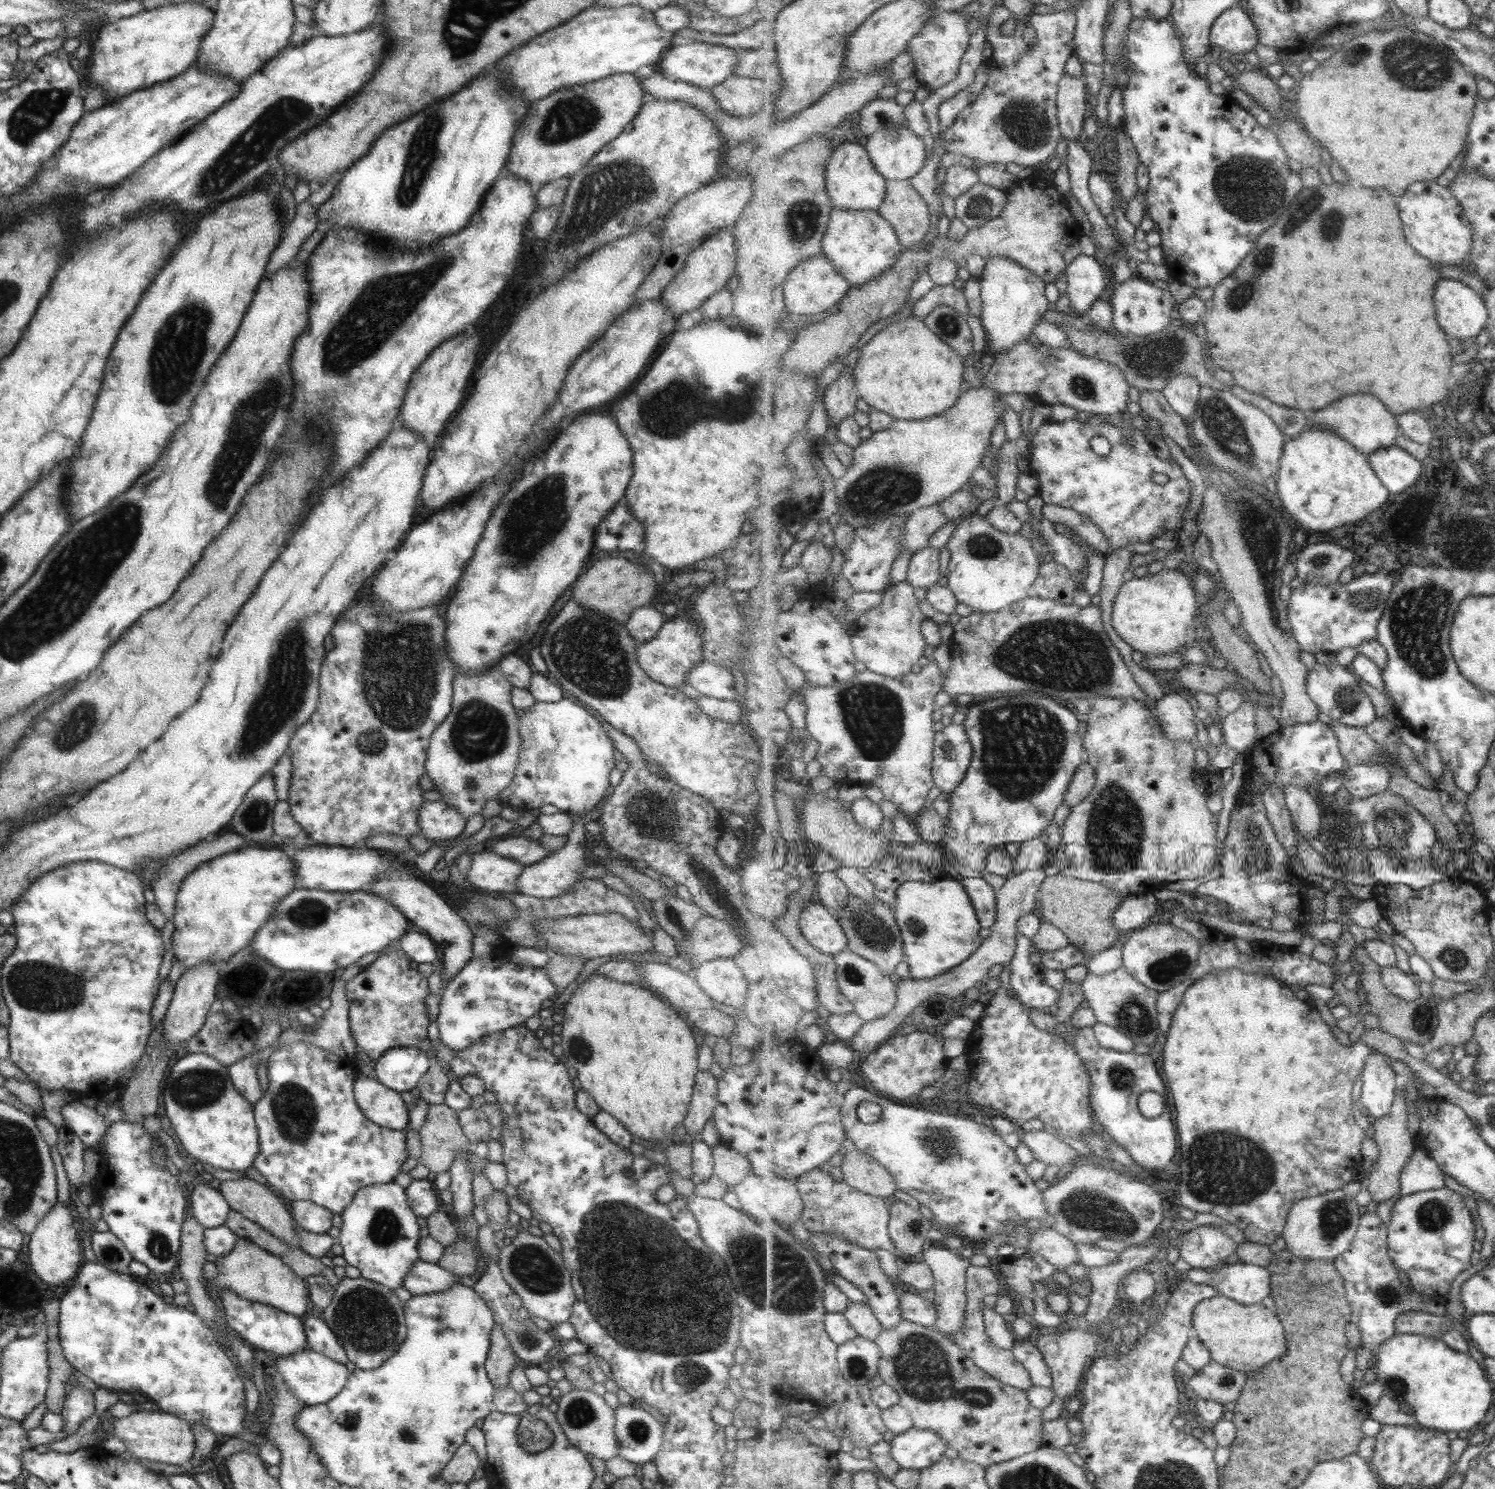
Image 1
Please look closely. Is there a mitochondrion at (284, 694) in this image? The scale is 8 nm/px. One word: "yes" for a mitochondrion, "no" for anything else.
yes

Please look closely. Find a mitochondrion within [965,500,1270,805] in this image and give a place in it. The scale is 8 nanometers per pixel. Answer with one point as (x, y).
(1065, 656)

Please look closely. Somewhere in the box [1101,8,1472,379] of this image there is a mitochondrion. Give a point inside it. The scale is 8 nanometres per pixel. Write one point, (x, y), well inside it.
(1428, 65)

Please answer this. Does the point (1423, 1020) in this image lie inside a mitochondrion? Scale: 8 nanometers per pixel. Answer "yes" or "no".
yes

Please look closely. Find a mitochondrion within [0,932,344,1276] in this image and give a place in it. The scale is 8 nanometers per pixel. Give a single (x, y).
(41, 987)

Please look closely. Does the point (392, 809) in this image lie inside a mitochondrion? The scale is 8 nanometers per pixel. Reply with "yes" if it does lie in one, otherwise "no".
no

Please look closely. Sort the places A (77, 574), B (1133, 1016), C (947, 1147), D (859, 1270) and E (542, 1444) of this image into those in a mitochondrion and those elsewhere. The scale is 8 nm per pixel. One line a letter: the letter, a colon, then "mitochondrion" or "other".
A: mitochondrion
B: mitochondrion
C: mitochondrion
D: other
E: mitochondrion

